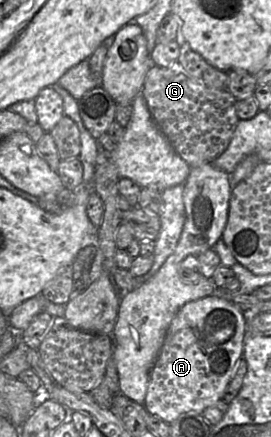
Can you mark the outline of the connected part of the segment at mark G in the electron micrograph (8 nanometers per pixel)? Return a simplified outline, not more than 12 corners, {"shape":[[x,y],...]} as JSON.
{"shape":[[178,62],[152,65],[142,94],[191,168],[213,163],[240,120],[227,89]]}

